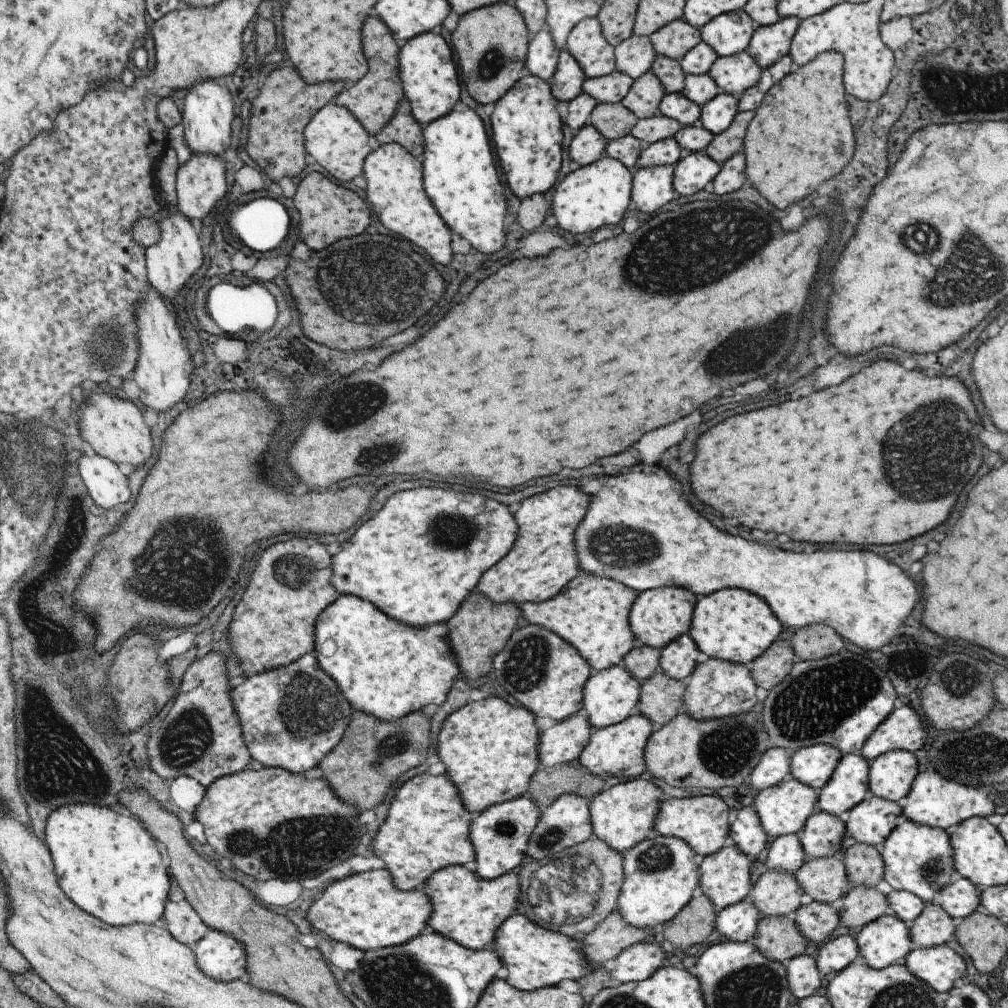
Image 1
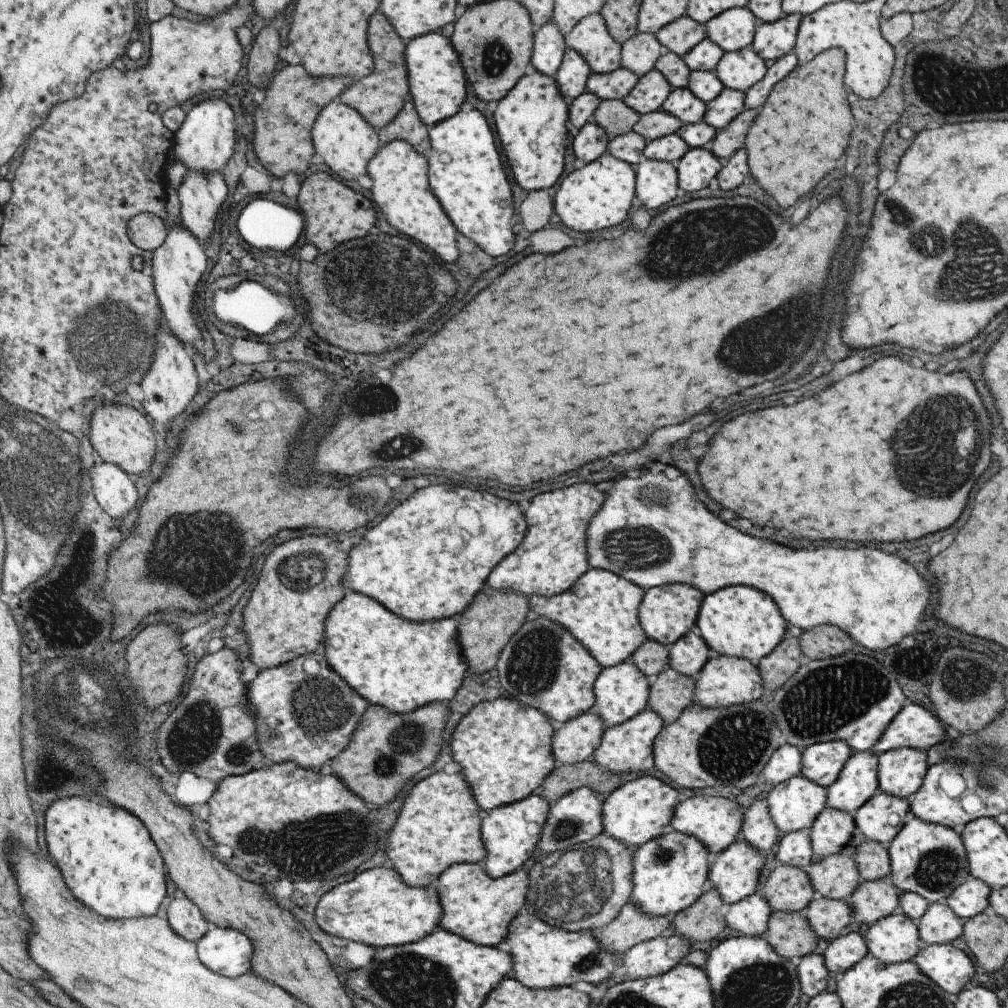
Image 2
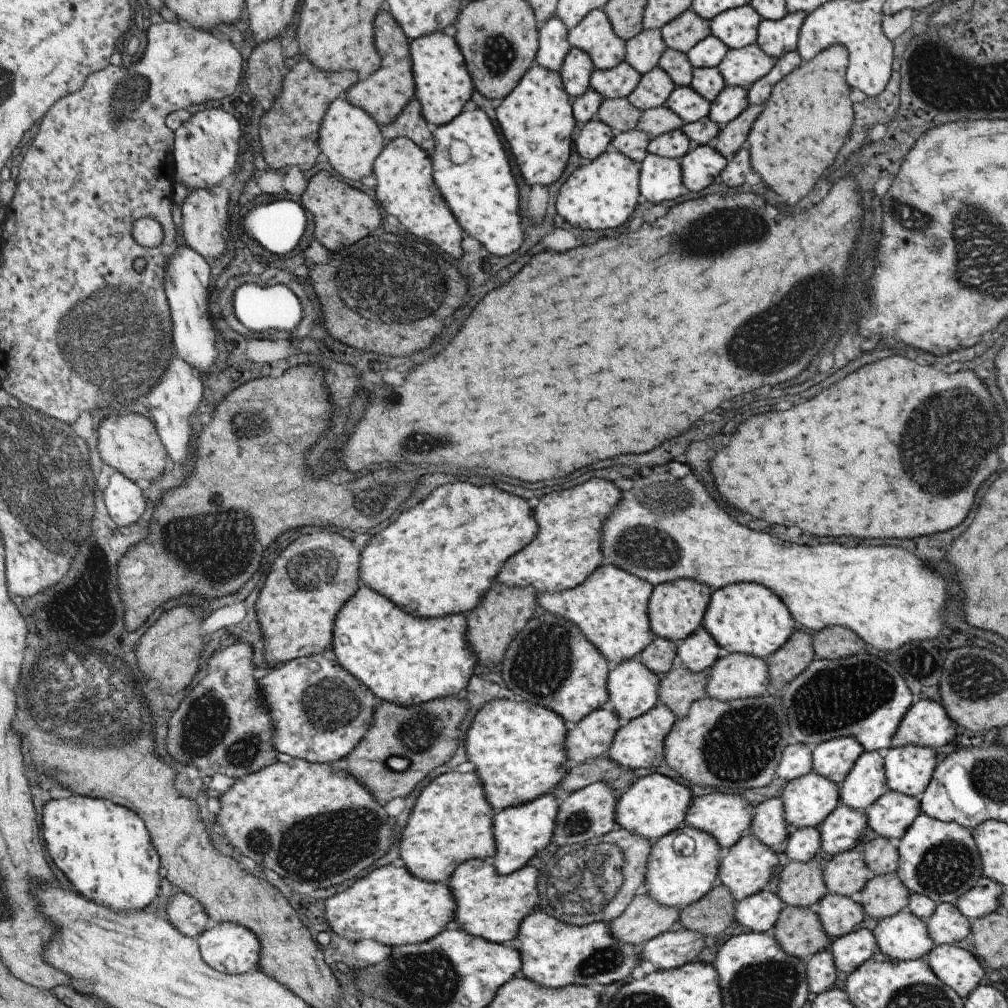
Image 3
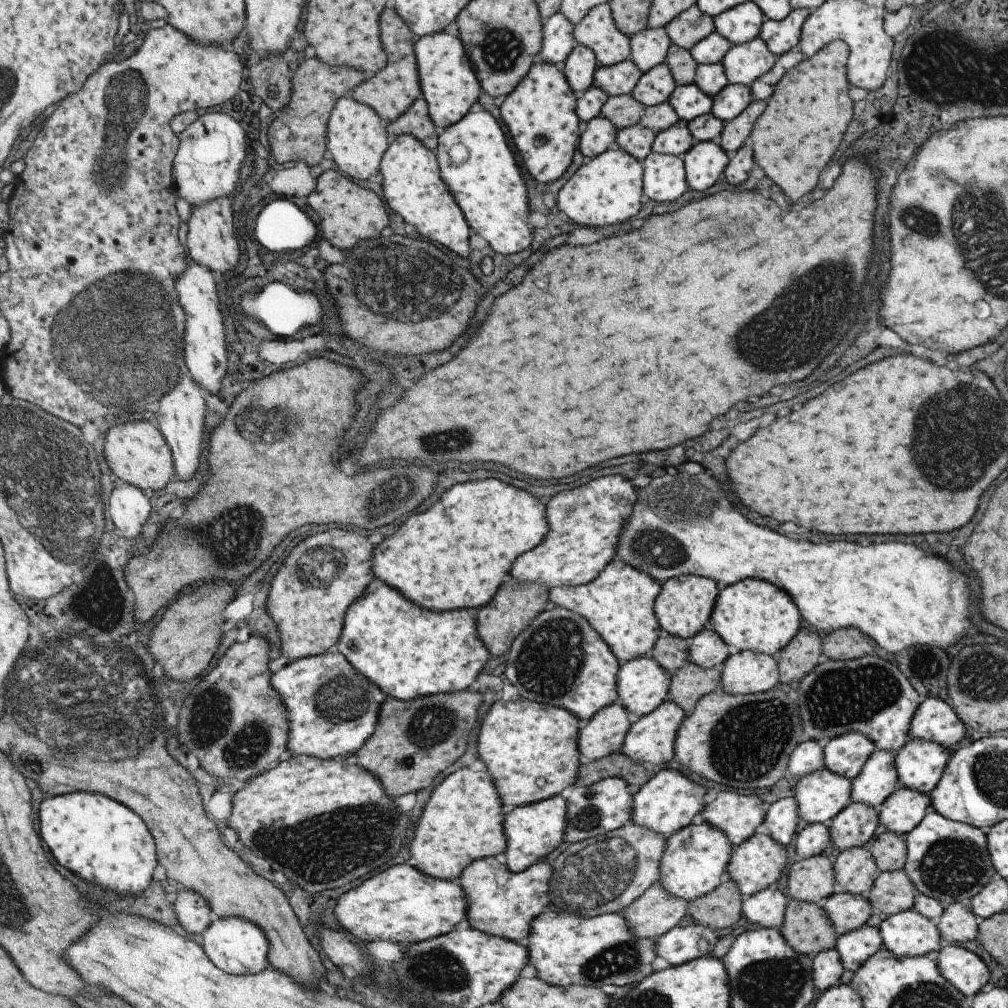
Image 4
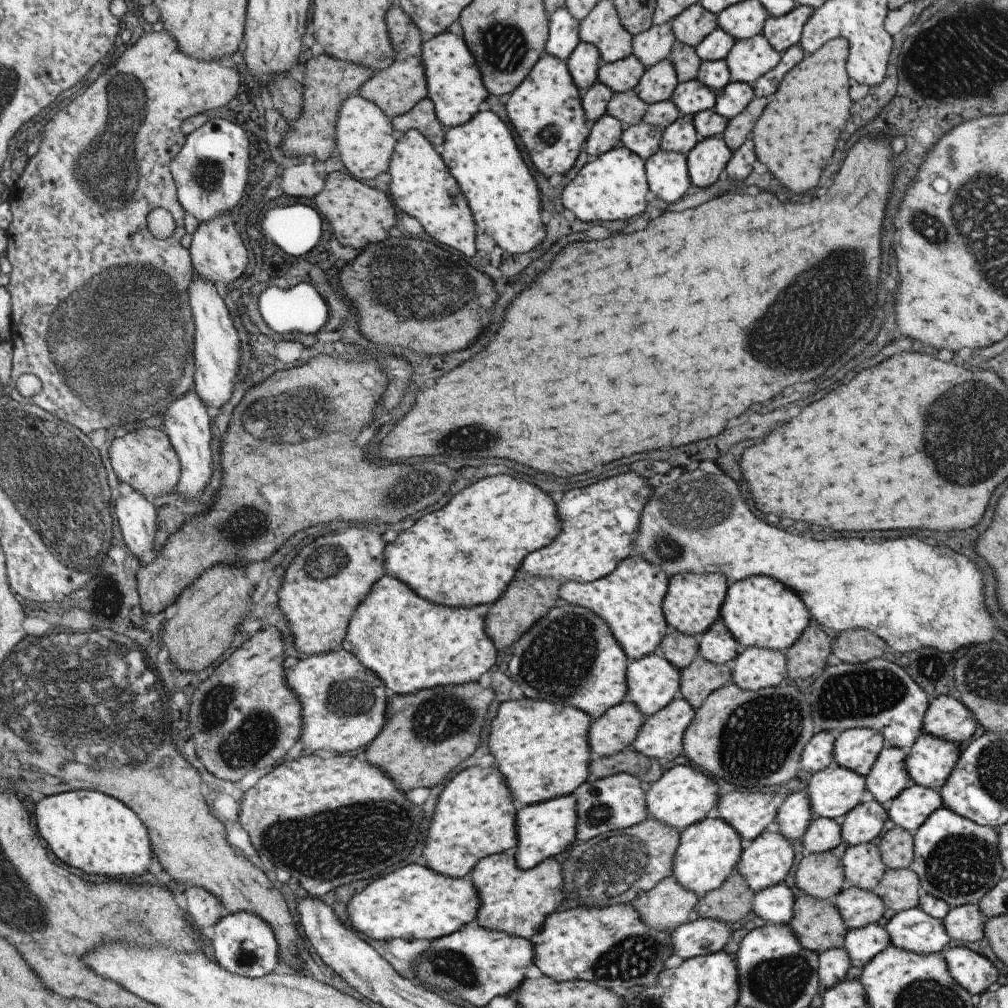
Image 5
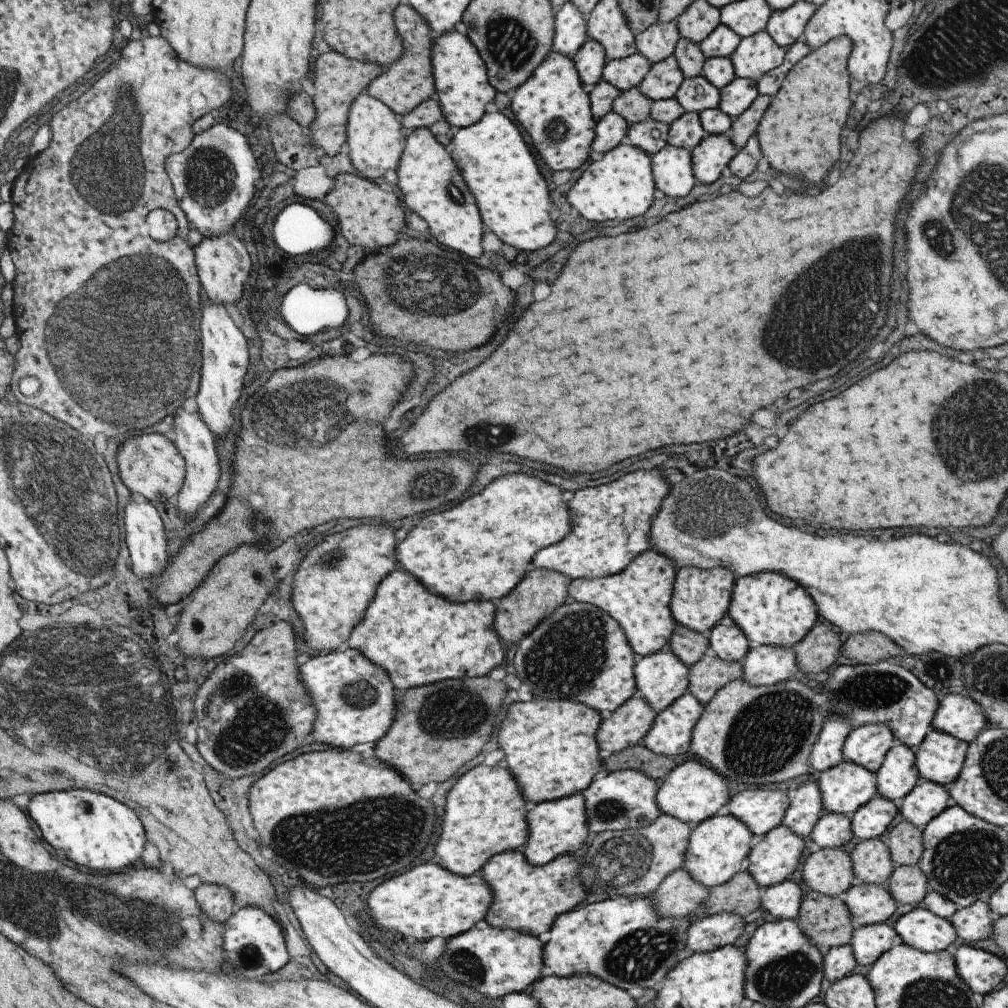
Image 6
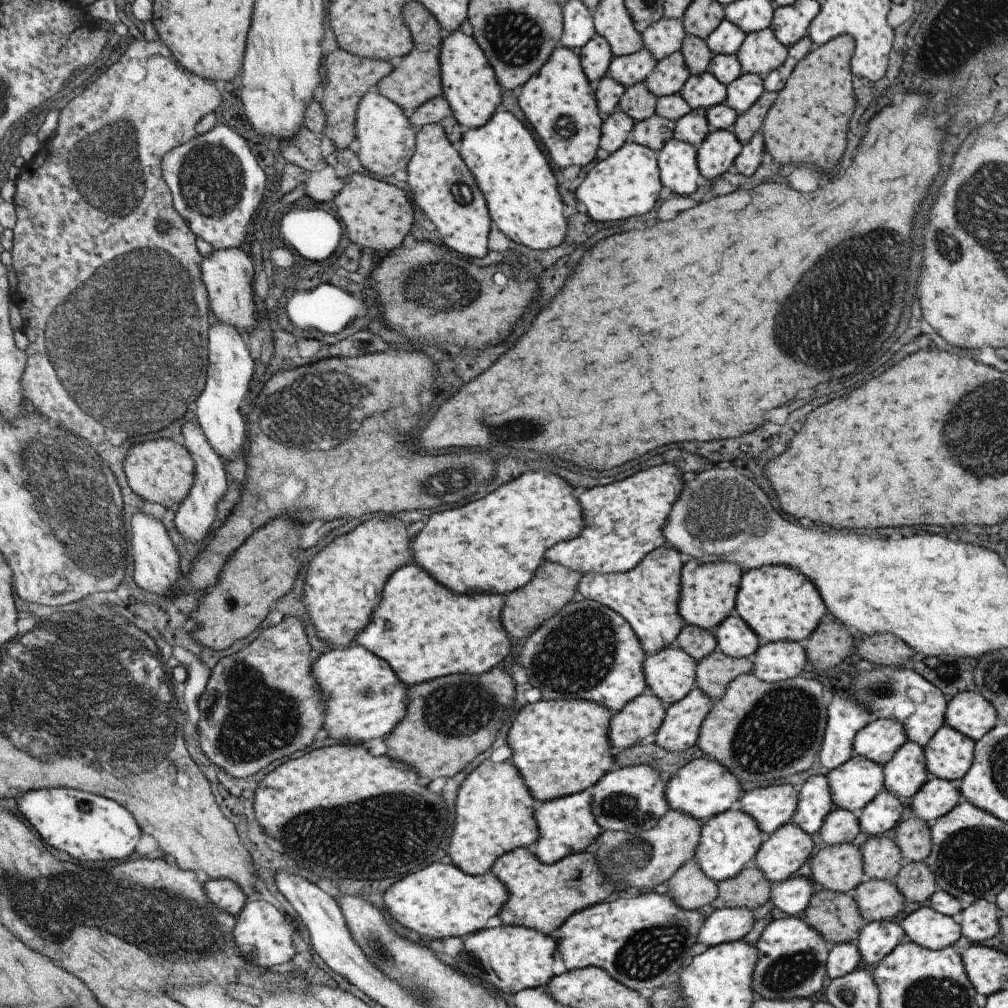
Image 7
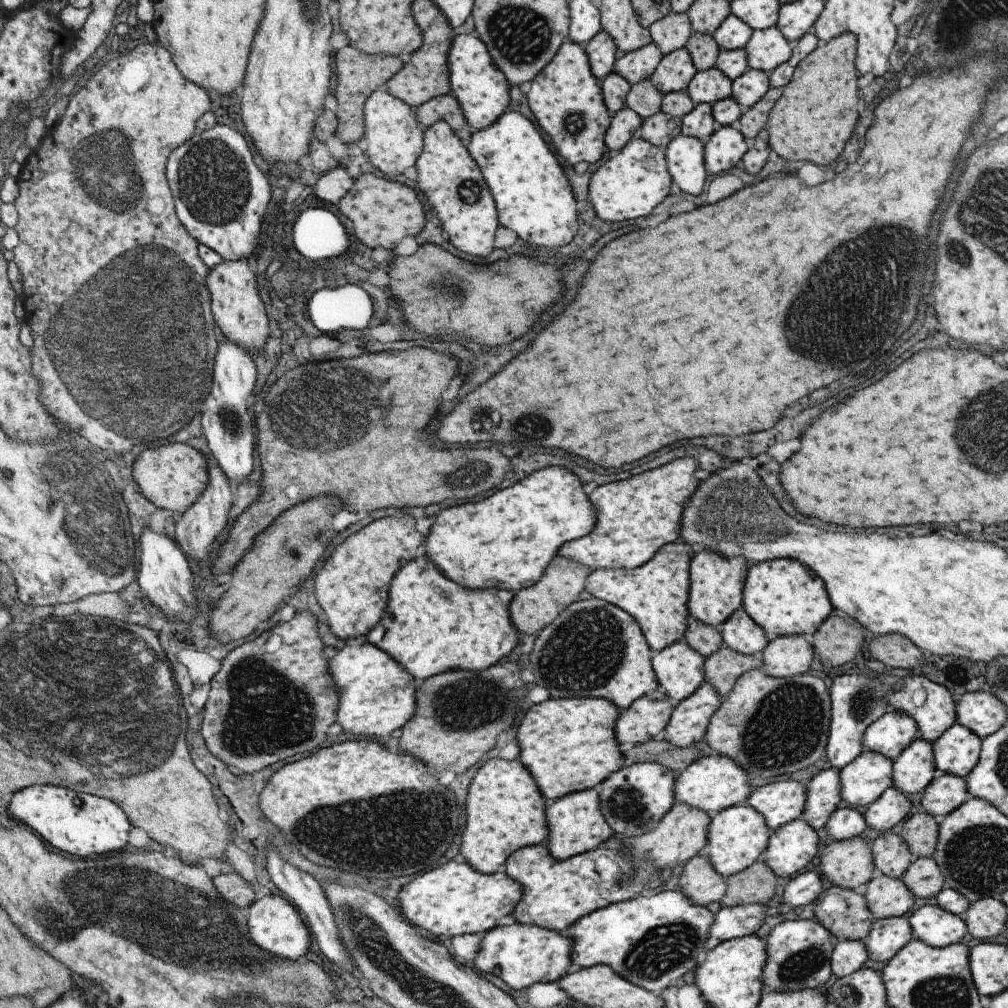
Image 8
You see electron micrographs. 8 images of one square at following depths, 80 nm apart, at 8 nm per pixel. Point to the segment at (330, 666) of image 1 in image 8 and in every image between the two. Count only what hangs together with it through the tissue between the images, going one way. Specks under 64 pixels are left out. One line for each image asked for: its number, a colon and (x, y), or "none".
2: (392, 664)
3: (405, 660)
4: (407, 652)
5: (410, 644)
6: (417, 638)
7: (419, 628)
8: (430, 625)

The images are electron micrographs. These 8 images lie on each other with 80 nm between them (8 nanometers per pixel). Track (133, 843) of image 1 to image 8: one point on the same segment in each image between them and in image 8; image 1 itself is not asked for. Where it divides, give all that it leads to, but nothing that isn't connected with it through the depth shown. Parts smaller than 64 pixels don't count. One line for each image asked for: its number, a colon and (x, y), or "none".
2: (108, 858)
3: (105, 850)
4: (104, 842)
5: (89, 830)
6: (93, 829)
7: (87, 826)
8: (82, 824)

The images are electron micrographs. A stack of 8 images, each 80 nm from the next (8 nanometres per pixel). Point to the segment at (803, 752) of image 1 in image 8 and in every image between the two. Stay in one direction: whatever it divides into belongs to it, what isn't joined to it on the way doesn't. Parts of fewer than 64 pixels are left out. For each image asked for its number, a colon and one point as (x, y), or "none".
2: (821, 762)
3: (832, 759)
4: (845, 754)
5: (855, 749)
6: (865, 745)
7: (878, 740)
8: (889, 735)

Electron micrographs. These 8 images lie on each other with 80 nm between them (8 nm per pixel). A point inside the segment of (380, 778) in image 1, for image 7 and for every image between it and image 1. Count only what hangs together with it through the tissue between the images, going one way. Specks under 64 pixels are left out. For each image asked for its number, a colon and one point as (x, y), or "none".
2: (387, 749)
3: (403, 744)
4: (414, 740)
5: (425, 734)
6: (437, 727)
7: (450, 720)

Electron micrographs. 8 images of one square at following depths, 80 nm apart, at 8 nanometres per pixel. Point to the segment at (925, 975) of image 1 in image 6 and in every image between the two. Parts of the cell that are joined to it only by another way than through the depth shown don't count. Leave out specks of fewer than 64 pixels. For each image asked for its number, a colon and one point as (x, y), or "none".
2: (945, 965)
3: (955, 967)
4: (961, 968)
5: (974, 973)
6: (981, 971)

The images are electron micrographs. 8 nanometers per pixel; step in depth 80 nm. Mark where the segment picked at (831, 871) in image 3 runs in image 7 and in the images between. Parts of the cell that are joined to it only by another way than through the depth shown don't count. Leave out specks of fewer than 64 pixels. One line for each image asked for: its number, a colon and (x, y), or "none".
4: (854, 869)
5: (862, 868)
6: (870, 863)
7: (881, 858)

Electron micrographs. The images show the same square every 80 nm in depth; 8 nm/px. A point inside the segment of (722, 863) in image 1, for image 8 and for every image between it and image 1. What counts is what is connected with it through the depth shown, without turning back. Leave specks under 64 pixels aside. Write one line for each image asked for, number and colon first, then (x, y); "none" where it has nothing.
2: (732, 873)
3: (745, 867)
4: (755, 863)
5: (765, 861)
6: (772, 858)
7: (783, 851)
8: (791, 846)

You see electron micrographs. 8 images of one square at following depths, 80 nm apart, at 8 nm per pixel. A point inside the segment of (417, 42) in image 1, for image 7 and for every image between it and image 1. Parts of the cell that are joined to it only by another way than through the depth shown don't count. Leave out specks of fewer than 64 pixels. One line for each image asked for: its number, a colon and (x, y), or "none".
2: (436, 83)
3: (442, 85)
4: (447, 81)
5: (452, 80)
6: (460, 86)
7: (469, 85)

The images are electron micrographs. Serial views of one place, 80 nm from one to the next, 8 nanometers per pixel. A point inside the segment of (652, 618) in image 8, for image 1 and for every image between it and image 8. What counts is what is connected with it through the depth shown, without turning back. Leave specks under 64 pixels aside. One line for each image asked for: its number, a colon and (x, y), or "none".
1: (590, 612)
2: (600, 609)
3: (609, 606)
4: (618, 603)
5: (628, 600)
6: (638, 597)
7: (646, 596)

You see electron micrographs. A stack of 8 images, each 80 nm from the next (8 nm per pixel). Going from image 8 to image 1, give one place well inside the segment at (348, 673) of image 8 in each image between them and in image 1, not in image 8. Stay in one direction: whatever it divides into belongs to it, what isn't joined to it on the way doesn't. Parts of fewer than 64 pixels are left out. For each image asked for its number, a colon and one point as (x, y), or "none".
1: (291, 716)
2: (305, 713)
3: (319, 712)
4: (331, 709)
5: (342, 704)
6: (355, 701)
7: (364, 699)

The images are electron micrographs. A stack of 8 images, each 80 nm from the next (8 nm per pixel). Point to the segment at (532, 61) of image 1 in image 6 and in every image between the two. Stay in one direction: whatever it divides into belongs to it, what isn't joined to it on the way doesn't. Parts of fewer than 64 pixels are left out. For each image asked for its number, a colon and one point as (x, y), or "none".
2: (548, 44)
3: (553, 45)
4: (557, 38)
5: (562, 37)
6: (569, 26)

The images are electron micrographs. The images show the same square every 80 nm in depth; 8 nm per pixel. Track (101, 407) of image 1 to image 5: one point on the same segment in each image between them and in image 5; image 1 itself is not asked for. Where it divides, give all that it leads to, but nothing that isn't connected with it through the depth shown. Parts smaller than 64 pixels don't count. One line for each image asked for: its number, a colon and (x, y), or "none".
2: (121, 435)
3: (132, 445)
4: (138, 452)
5: (146, 460)

